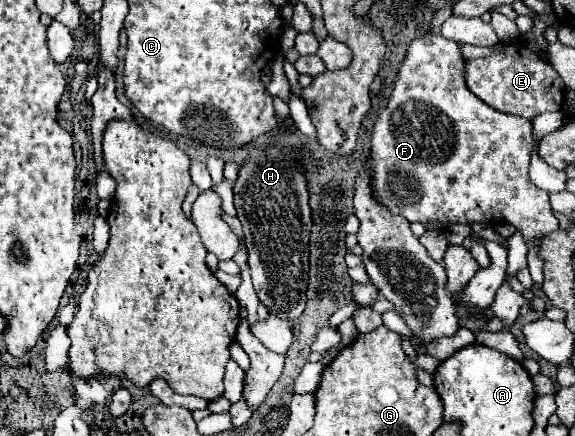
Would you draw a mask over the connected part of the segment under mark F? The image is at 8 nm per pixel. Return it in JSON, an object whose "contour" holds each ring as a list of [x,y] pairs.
{"contour":[[[425,34],[425,36],[421,36],[421,38],[411,42],[411,46],[407,50],[407,58],[399,68],[399,78],[395,82],[393,94],[389,98],[389,104],[387,104],[385,110],[381,110],[381,114],[377,118],[377,124],[375,124],[375,130],[373,130],[373,138],[371,138],[371,170],[373,170],[375,180],[377,180],[379,202],[383,202],[387,208],[391,208],[391,212],[405,216],[409,222],[421,222],[427,230],[433,230],[435,224],[443,228],[443,226],[449,226],[449,224],[455,224],[455,222],[469,224],[469,222],[493,222],[493,220],[499,220],[499,222],[513,224],[515,228],[519,228],[523,232],[523,238],[525,238],[525,242],[529,246],[527,260],[529,260],[531,278],[533,278],[535,284],[543,284],[543,270],[541,270],[543,266],[541,266],[541,260],[535,254],[533,240],[553,232],[553,228],[559,226],[559,222],[553,216],[553,210],[549,206],[549,194],[545,190],[537,188],[535,184],[531,184],[531,180],[529,180],[527,168],[529,168],[529,162],[531,162],[533,148],[537,144],[537,140],[533,136],[533,122],[527,120],[527,118],[519,118],[515,114],[503,114],[503,112],[487,106],[473,92],[469,92],[467,86],[463,84],[463,64],[465,64],[465,60],[459,54],[459,44],[453,42],[453,40],[443,38],[441,34]]]}

